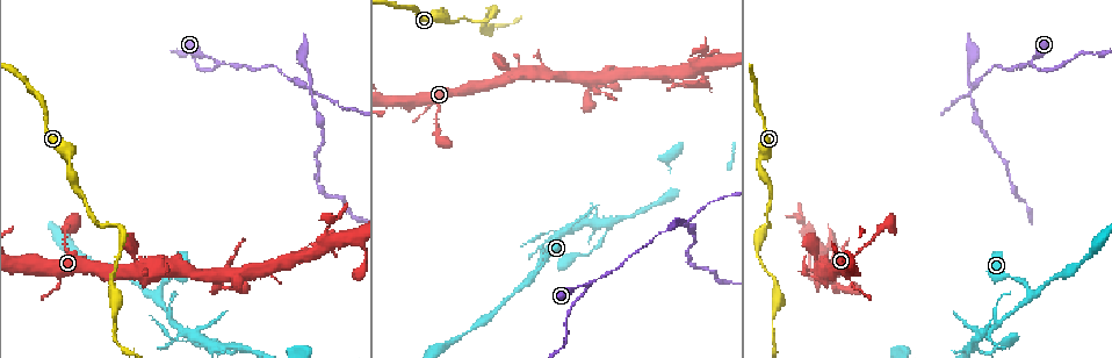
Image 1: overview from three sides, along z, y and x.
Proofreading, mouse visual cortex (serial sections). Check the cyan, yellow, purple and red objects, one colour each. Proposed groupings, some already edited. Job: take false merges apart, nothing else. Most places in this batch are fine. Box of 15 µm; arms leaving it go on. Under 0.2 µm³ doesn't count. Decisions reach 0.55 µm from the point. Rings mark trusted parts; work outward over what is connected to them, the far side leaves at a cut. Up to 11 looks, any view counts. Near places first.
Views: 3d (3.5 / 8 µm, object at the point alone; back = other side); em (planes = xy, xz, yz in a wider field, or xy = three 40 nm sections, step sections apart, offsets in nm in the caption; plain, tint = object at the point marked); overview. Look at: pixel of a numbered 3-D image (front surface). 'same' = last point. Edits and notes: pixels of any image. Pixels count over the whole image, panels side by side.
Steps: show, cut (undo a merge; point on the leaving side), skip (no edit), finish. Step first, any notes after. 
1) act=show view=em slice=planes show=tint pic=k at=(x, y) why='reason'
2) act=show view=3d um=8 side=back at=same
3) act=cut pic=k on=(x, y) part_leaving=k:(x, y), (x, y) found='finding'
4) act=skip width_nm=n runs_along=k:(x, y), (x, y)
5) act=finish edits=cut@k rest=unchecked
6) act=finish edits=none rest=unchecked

act=show view=em slice=xy step=3 show=tint pic=1 at=(69, 164) why='a narrow waist'

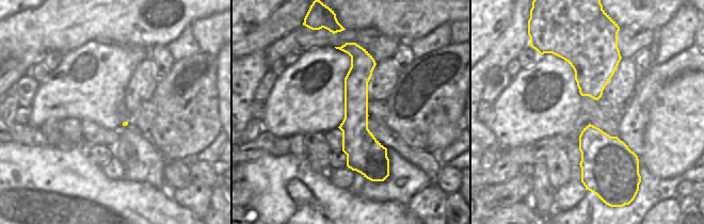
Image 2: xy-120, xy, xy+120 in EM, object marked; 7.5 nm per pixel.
act=show view=3d um=3.5 at=same

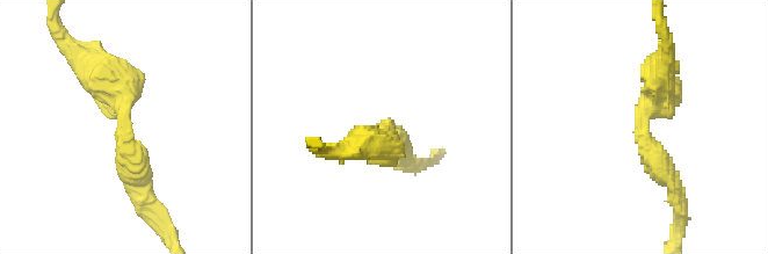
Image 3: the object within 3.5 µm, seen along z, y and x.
act=skip runs_along=2:(348, 45), (378, 178) found='one cell here'

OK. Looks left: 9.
act=show view=3d um=3.5 side=back pic=1 at=(489, 18) why='abrupt turn'

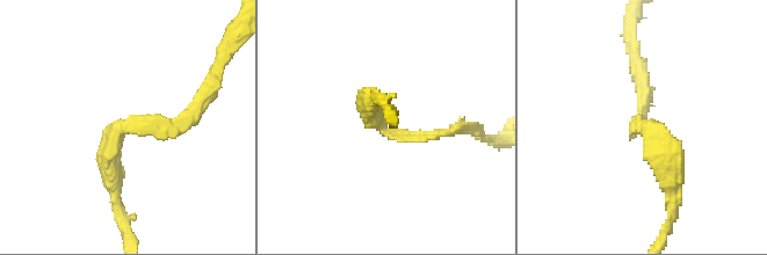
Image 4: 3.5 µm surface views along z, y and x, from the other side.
act=show view=em slice=xy step=5 show=tint pic=4 at=(639, 122) arm_widths_nm=150,300 why='shape alone is not enough'

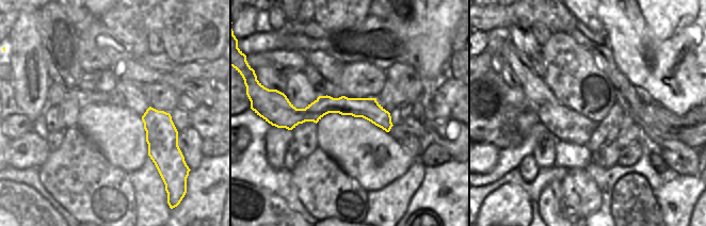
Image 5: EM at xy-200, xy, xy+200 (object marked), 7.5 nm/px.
act=skip runs_along=5:(279, 102), (290, 113), (368, 108), (388, 126) found='one cell here'

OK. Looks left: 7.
act=show view=3d um=8 pic=1 at=(591, 284) why='sharp bend'

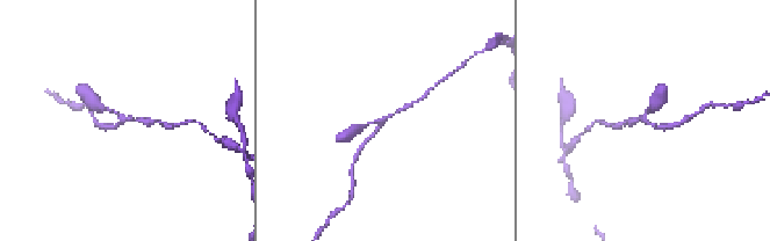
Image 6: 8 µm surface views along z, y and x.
act=show view=em slice=xy step=5 show=tint pic=6 at=(642, 119) why='now the EM'

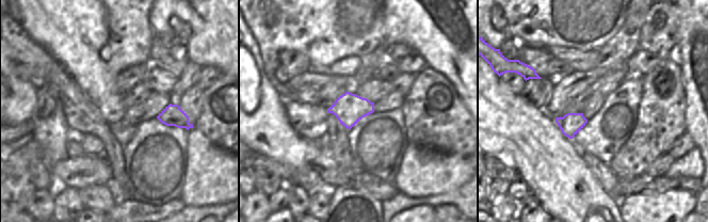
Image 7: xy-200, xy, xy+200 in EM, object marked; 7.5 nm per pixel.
act=skip runs_along=6:(357, 129), (384, 119), (412, 103) found='continuous, no second cell'

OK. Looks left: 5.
act=show view=3d um=8 side=back pic=1 at=(725, 60)

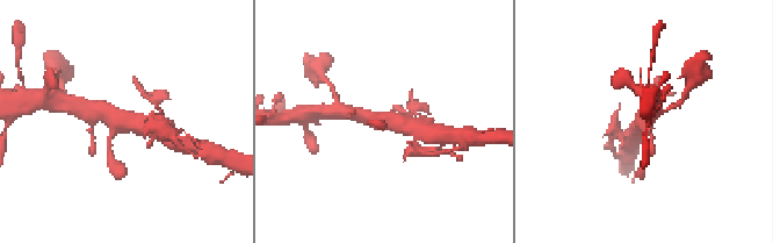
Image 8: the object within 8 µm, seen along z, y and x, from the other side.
act=show view=3d um=3.5 side=back pic=8 at=(124, 121) why='closer look'

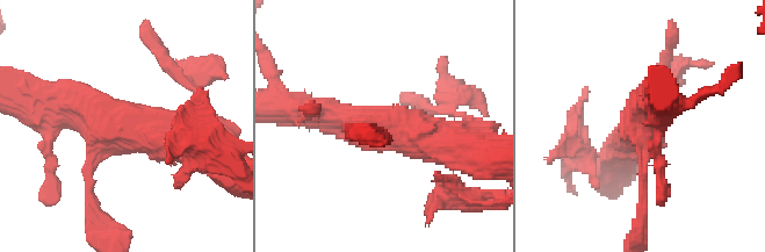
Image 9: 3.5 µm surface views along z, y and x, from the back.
act=show view=em slice=xy step=1 show=tint pic=9 at=(380, 124) why='now the EM'

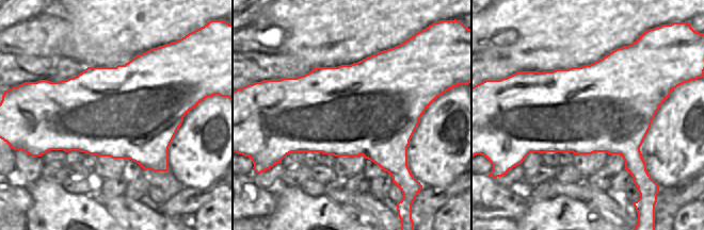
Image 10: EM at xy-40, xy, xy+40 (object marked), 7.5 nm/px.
act=skip runs_along=9:(196, 142), (115, 131), (96, 149), (89, 195) found='one cell here'

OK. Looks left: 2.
act=finish edits=none rest=unchecked

